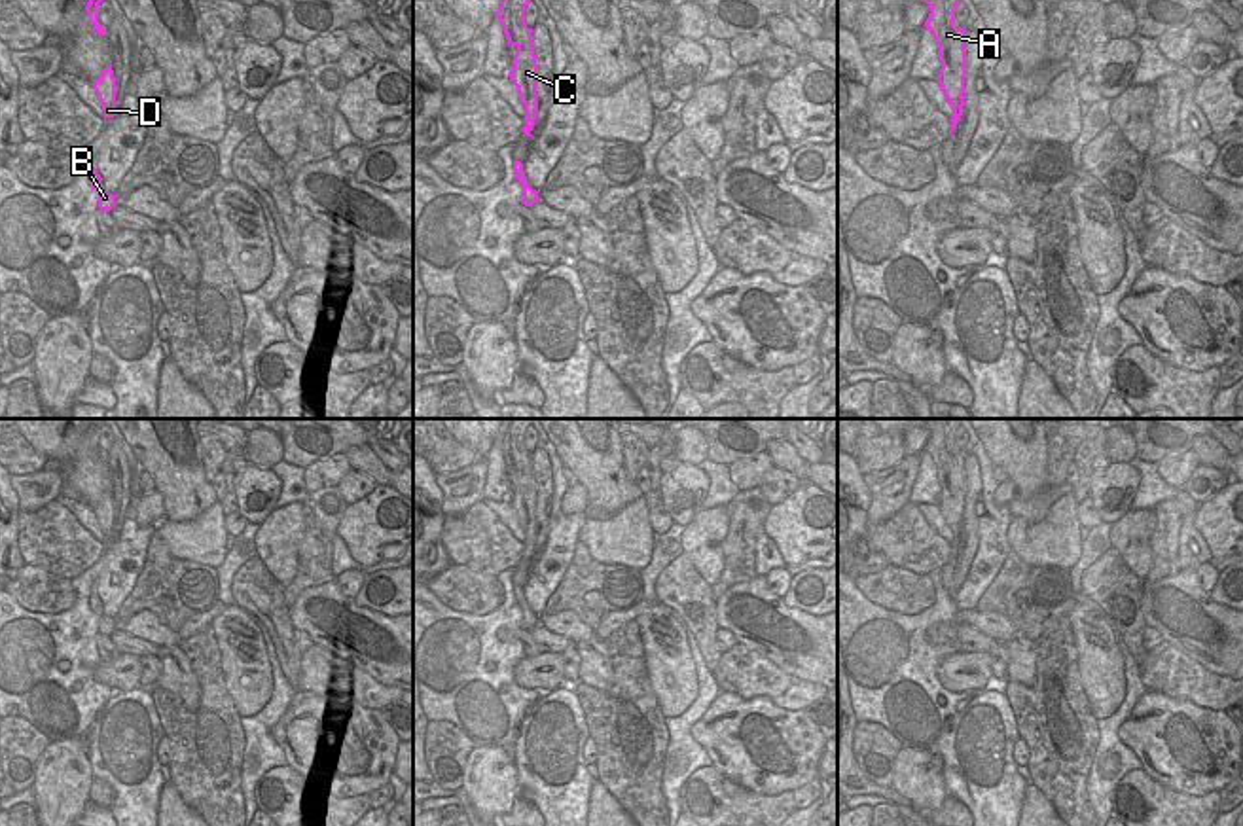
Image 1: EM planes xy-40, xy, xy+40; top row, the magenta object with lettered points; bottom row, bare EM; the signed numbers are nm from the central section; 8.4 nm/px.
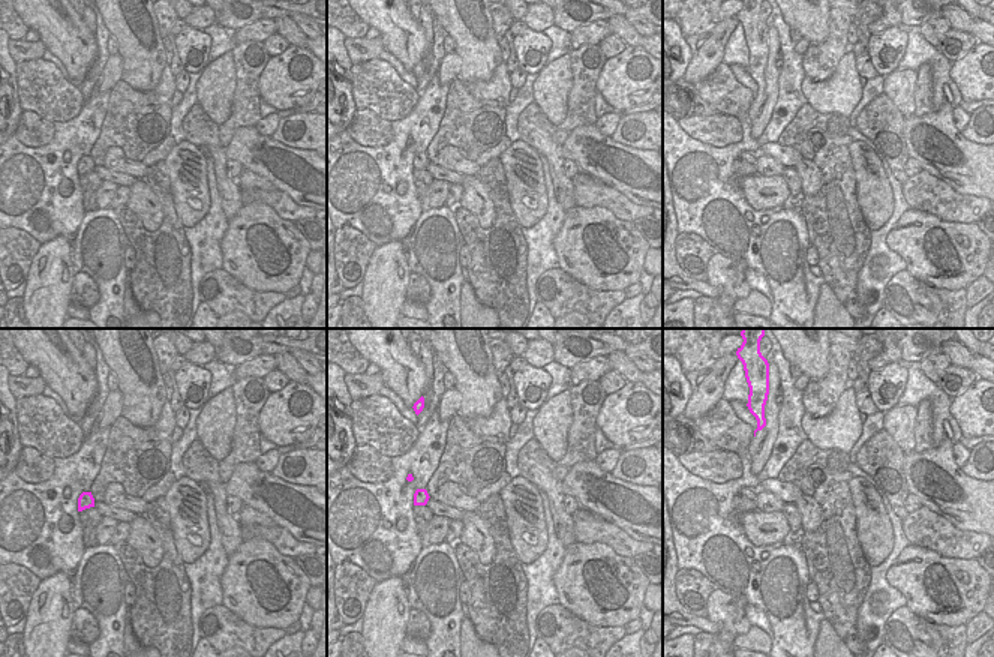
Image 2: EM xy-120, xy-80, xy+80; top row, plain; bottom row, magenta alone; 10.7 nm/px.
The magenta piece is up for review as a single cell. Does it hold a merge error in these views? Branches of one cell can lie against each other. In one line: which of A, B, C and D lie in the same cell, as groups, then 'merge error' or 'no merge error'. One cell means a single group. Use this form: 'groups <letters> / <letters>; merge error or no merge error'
groups A B C D; no merge error

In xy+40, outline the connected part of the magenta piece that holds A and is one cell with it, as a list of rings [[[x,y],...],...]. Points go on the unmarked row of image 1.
[[[925,419],[923,424],[930,432],[925,451],[938,468],[938,483],[942,487],[938,508],[953,532],[949,559],[959,548],[964,530],[966,455],[955,449],[955,434],[961,421],[963,419]]]

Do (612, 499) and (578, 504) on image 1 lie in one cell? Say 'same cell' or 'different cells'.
different cells

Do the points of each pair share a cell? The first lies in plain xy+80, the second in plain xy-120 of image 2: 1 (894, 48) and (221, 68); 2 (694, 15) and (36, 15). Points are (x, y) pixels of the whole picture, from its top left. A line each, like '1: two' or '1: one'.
1: two
2: two

